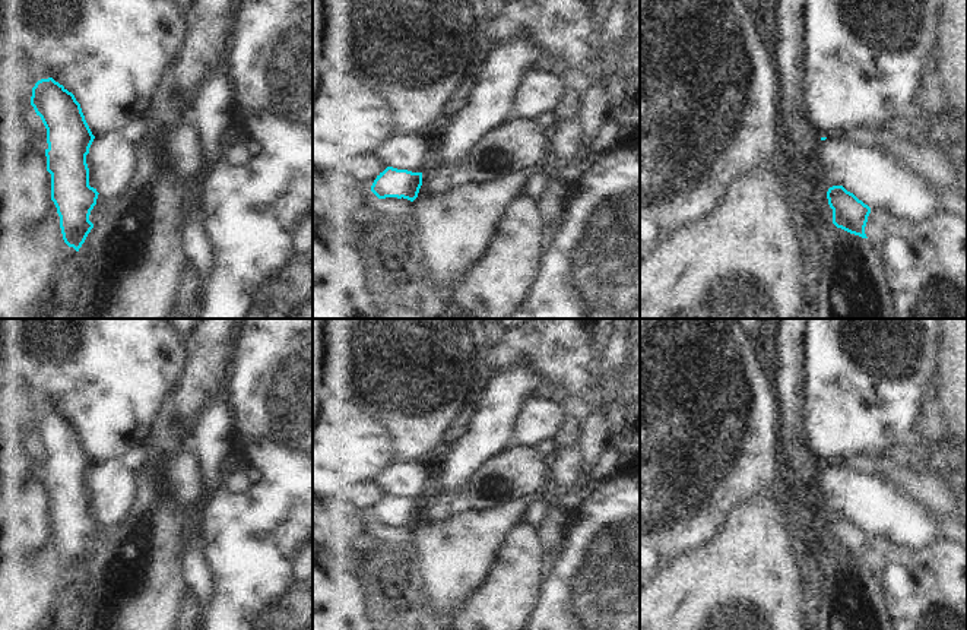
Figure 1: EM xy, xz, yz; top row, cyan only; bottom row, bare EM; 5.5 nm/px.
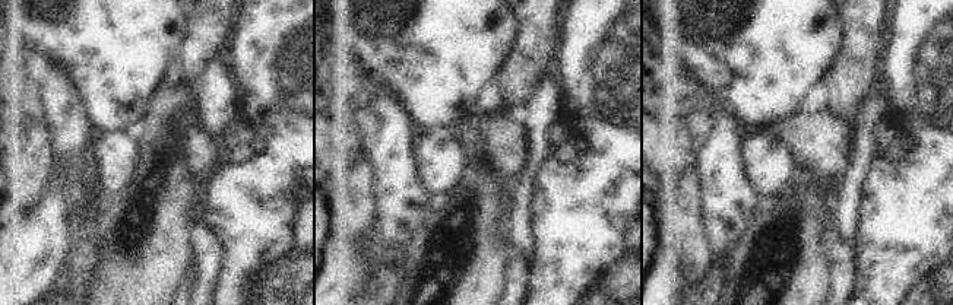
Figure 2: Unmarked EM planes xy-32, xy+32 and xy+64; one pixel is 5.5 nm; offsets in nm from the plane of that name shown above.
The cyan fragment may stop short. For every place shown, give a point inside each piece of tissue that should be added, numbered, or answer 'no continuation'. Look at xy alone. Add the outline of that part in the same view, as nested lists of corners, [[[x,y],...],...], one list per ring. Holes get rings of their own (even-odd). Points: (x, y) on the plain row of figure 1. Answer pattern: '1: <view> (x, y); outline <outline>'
no continuation

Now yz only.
no continuation

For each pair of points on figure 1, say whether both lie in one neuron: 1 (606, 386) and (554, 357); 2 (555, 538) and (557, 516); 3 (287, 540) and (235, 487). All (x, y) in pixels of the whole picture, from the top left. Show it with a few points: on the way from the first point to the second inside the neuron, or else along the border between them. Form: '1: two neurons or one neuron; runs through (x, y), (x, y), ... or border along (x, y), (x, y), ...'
1: one neuron; runs through (593, 373), (567, 357)
2: one neuron; runs through (555, 532), (557, 522)
3: two neurons; border along (254, 484), (240, 494), (227, 487)

